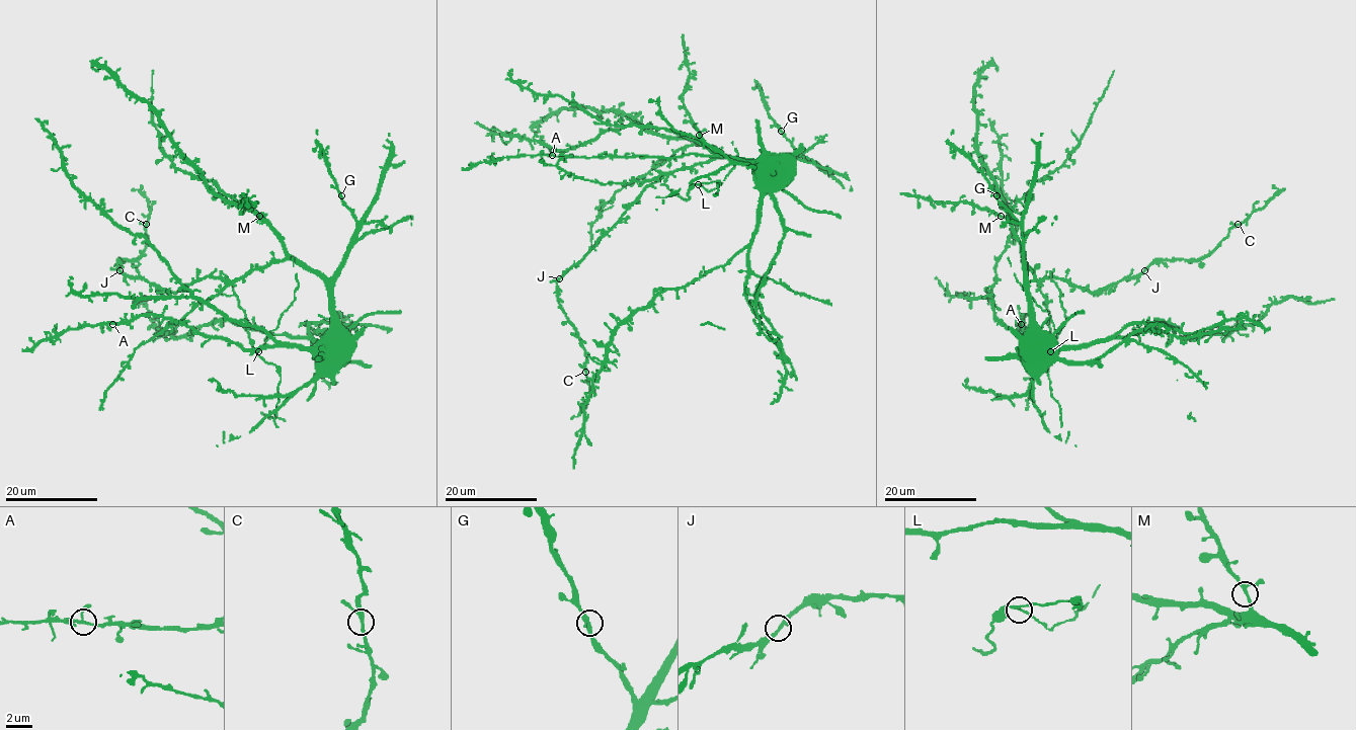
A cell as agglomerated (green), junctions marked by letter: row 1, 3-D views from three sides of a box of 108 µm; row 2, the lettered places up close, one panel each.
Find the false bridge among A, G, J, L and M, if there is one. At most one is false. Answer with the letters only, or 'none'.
none

